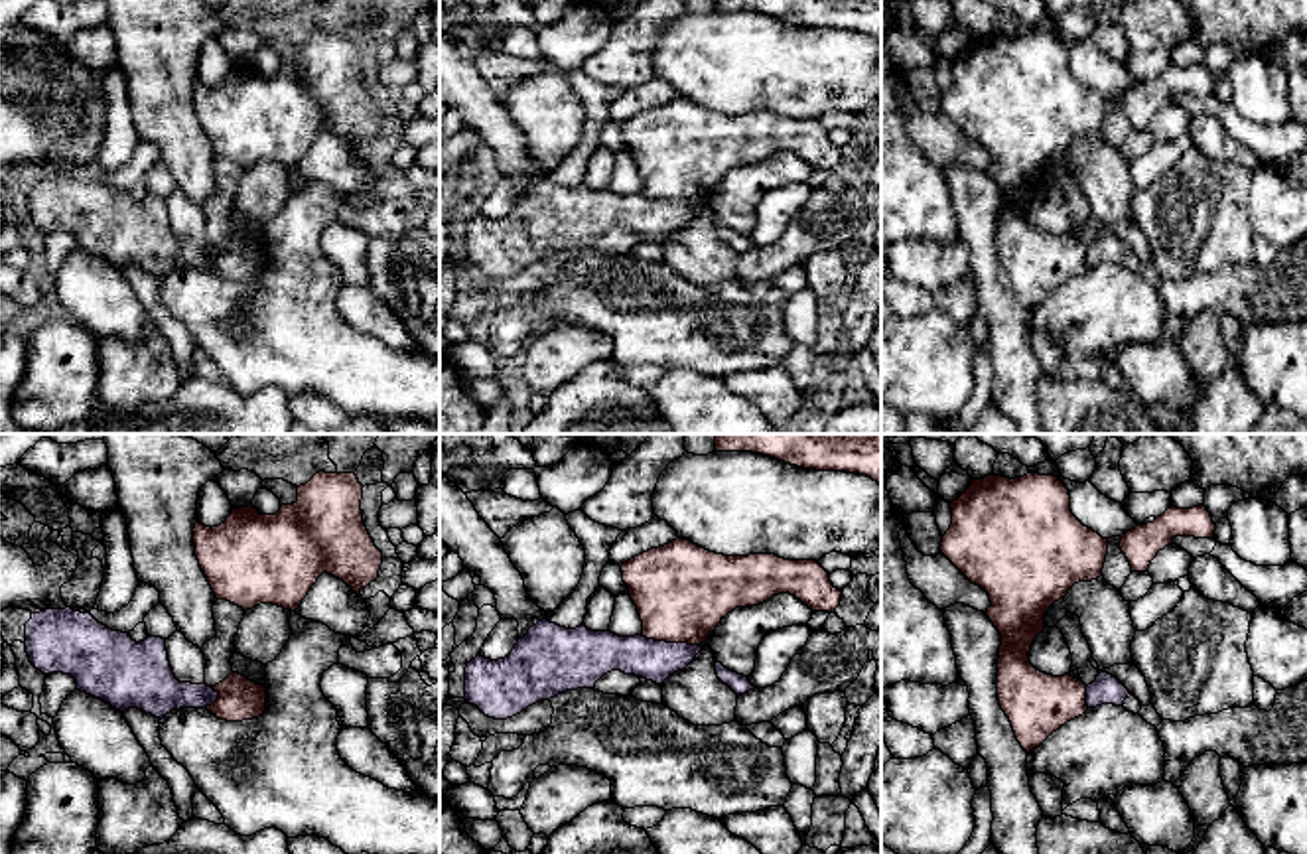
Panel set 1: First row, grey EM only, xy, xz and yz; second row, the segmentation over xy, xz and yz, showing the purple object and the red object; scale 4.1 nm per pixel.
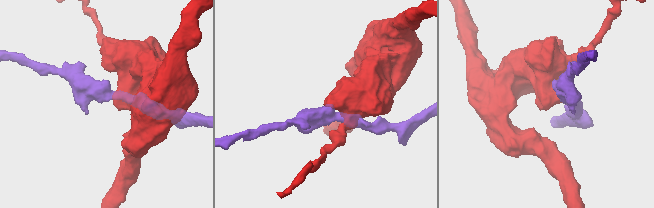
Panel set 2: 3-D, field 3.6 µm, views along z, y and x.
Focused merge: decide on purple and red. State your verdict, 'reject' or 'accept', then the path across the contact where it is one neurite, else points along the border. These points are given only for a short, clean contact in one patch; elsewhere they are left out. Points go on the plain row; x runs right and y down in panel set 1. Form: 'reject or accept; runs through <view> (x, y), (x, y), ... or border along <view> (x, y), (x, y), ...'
reject; border along xz (641, 194), (698, 204)

